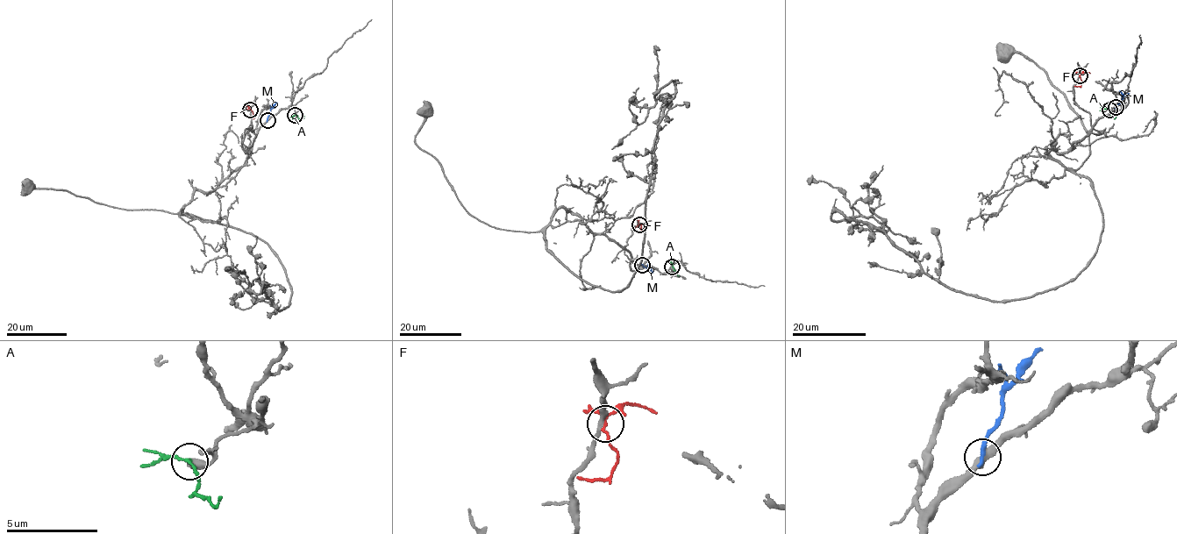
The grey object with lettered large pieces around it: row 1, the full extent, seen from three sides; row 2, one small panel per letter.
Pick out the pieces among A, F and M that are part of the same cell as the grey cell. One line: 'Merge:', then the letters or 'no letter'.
Merge: A

